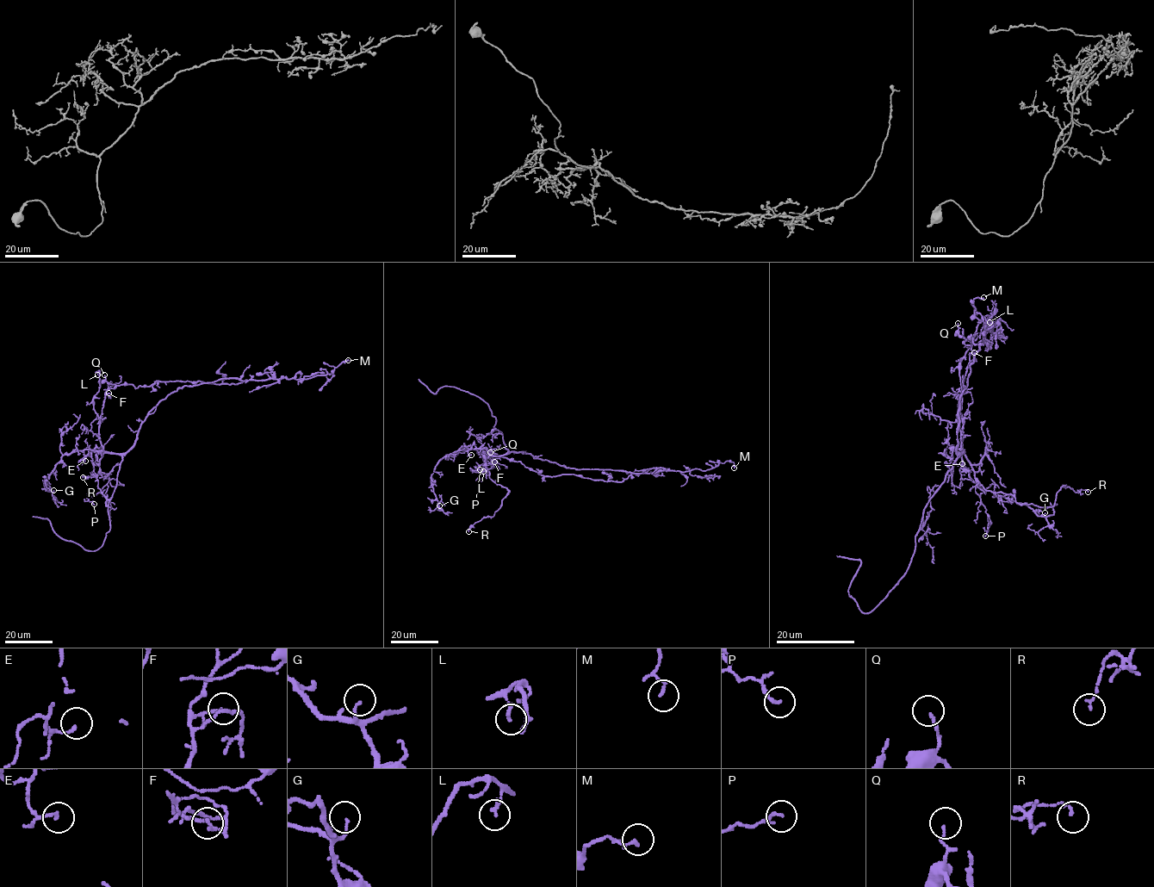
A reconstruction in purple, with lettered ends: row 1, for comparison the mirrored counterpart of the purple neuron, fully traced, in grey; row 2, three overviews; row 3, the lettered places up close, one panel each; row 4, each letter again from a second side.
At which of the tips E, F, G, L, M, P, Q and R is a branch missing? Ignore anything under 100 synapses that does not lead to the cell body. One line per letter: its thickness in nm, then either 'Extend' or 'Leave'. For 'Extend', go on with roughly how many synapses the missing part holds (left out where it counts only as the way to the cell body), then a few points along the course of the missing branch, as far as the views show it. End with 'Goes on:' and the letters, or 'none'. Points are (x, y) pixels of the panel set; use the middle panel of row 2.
E: Thickness 130 nm. Leave
F: Thickness 80 nm. Leave
G: Thickness 140 nm. Leave
L: Thickness 150 nm. Leave
M: Thickness 150 nm. Leave
P: Thickness 150 nm. Leave
Q: Thickness 110 nm. Leave
R: Thickness 120 nm. Leave
Goes on: none

